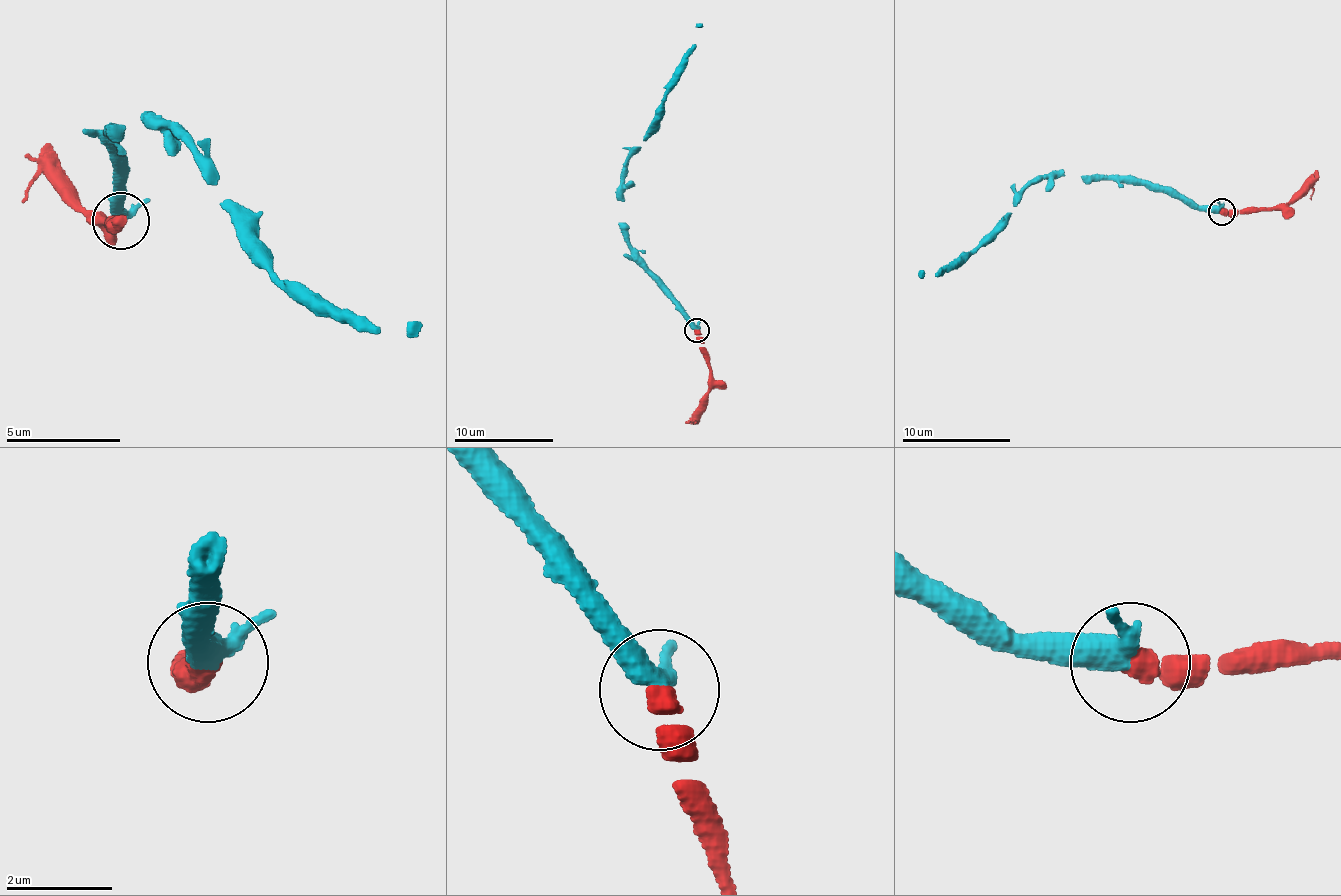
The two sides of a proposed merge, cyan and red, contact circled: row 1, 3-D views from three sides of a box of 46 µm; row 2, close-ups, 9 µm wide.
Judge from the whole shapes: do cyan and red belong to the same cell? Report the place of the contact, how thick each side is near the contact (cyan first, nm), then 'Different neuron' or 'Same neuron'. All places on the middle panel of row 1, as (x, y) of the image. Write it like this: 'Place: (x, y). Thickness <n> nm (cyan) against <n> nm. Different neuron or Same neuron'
Place: (697, 330). Thickness 380 nm (cyan) against 400 nm. Same neuron

